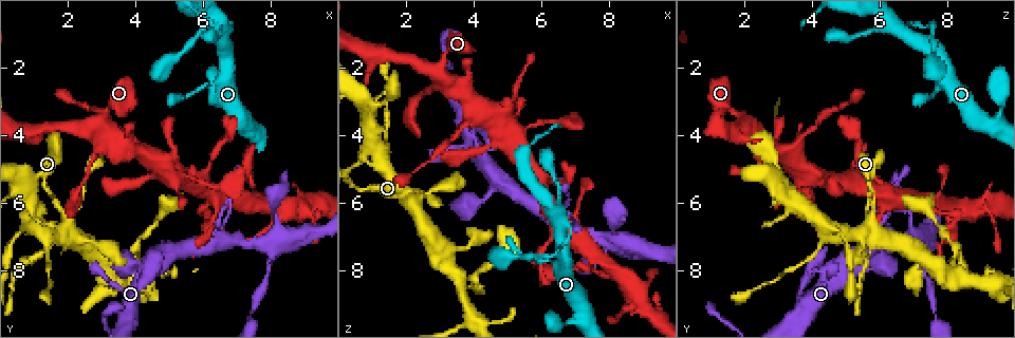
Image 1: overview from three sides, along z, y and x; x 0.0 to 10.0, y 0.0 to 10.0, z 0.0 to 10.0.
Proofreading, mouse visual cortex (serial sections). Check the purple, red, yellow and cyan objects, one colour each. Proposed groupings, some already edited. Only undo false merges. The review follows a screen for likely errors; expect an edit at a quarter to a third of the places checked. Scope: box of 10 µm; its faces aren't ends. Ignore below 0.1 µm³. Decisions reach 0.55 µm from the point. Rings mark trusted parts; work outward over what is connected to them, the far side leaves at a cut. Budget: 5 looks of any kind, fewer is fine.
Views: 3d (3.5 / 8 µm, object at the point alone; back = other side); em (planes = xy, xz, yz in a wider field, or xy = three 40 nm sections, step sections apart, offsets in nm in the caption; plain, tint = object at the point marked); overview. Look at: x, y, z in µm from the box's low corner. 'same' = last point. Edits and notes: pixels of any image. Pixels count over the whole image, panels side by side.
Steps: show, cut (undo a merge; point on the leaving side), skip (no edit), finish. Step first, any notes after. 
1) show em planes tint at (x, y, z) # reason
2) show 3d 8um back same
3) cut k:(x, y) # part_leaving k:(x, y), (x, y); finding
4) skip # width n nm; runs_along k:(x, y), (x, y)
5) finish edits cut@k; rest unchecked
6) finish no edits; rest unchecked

show 3d 3.5um at (2.75, 7.20, 5.65) # a narrow waist

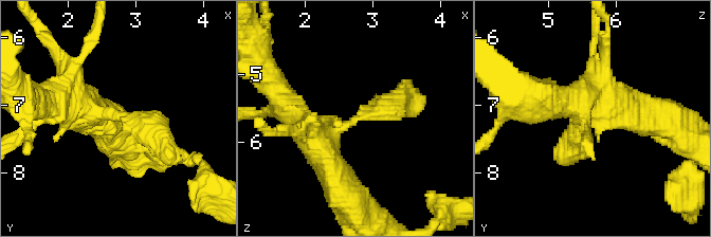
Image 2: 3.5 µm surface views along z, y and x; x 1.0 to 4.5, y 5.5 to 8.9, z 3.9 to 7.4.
show em planes tint at (2.80, 7.10, 5.65)

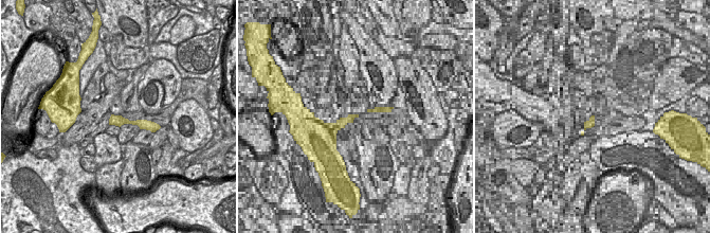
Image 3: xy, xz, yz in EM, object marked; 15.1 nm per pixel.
skip # runs_along 2:(70, 90), (170, 152); all the same cell

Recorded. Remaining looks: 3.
show 3d 3.5um at (8.15, 7.05, 7.05) # thick turns thin

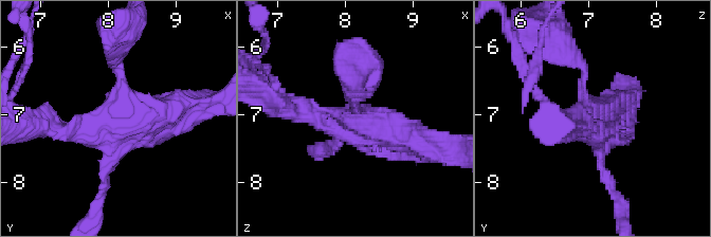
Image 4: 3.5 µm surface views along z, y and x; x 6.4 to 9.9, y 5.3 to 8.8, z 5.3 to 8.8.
show em xy step 2 tint at (8.05, 7.15, 7.05)

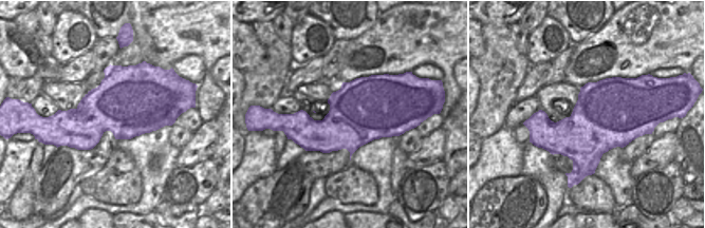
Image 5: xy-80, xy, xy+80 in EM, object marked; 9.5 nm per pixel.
show em xy step 3 tint same # cut it another way

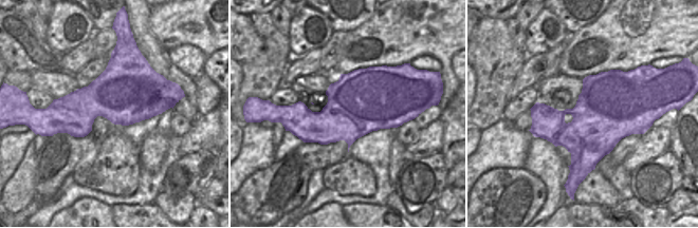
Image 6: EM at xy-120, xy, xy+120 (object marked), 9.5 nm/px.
skip # runs_along 4:(292, 108), (413, 138); continuous, no second cell

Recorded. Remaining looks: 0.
finish no edits; rest unchecked

